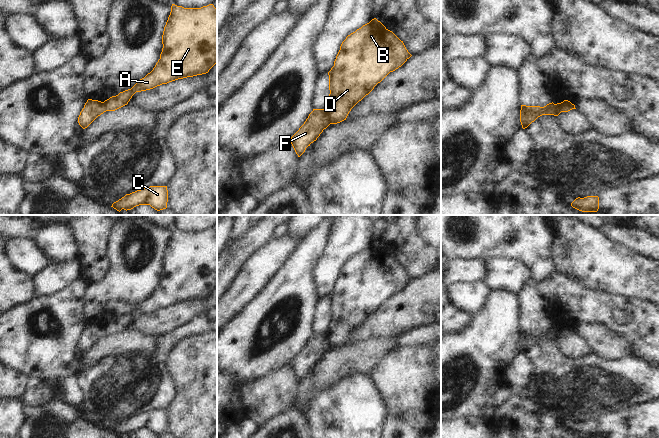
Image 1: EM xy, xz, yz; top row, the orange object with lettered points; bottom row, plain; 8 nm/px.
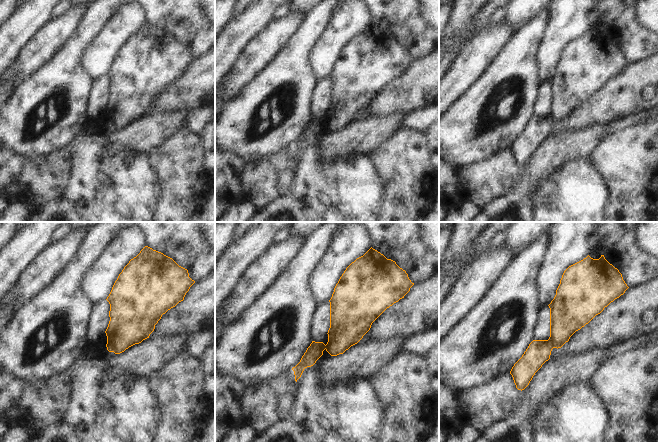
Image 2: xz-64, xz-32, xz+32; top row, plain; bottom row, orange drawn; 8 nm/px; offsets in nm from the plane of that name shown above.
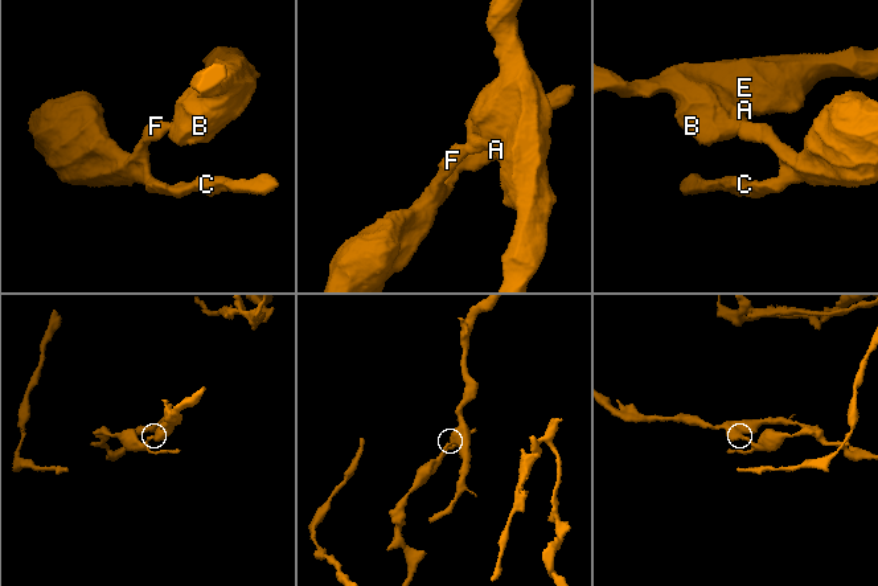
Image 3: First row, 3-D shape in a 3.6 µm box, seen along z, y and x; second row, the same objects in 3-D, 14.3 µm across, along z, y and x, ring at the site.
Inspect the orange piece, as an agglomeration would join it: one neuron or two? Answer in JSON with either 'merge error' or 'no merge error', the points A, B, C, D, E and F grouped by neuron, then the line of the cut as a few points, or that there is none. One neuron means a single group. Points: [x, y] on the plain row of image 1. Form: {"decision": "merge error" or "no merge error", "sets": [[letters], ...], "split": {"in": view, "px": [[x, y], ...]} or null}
{"decision": "merge error", "sets": [["A", "B", "D", "E"], ["C", "F"]], "split": {"in": "xz", "px": [[326, 333], [331, 347]]}}

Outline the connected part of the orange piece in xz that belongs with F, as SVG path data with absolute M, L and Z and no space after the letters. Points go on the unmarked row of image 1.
M313 333L304 348L290 363L298 381L305 376L311 367L317 364L323 354L330 348L327 333Z

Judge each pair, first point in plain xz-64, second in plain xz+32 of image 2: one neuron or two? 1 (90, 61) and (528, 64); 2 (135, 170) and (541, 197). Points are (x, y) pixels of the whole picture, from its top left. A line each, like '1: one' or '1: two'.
1: two
2: one

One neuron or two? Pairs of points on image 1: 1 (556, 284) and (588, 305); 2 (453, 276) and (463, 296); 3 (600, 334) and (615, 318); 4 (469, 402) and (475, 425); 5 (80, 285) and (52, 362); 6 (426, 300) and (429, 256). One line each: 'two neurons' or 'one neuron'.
1: one neuron
2: two neurons
3: two neurons
4: two neurons
5: one neuron
6: two neurons

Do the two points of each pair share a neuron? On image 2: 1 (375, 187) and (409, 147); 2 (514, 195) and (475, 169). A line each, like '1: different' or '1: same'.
1: different
2: different

